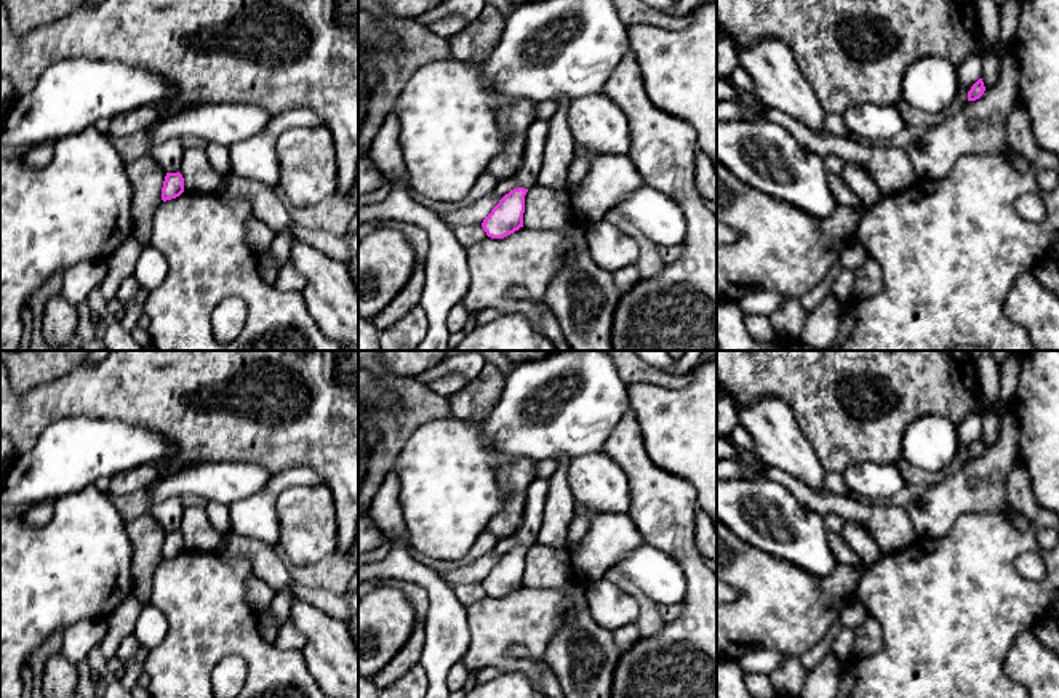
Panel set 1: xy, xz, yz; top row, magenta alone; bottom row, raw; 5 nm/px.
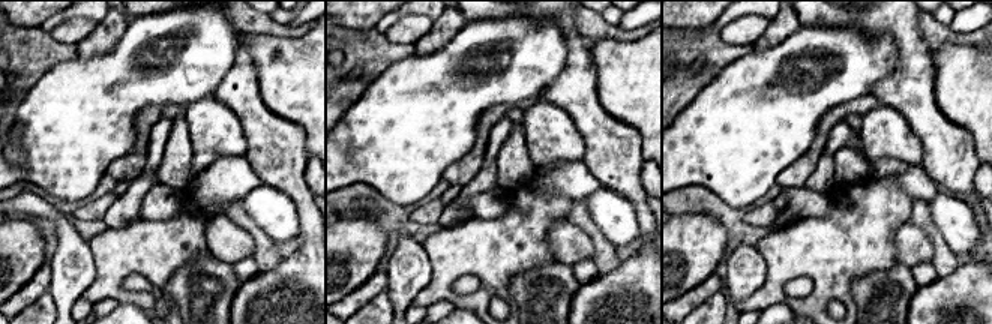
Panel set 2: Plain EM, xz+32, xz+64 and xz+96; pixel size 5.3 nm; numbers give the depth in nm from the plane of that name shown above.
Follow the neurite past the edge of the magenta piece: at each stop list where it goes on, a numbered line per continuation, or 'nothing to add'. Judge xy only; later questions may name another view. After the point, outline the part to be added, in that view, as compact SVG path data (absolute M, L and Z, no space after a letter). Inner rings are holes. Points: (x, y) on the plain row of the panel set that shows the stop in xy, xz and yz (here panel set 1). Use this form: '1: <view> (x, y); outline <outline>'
nothing to add

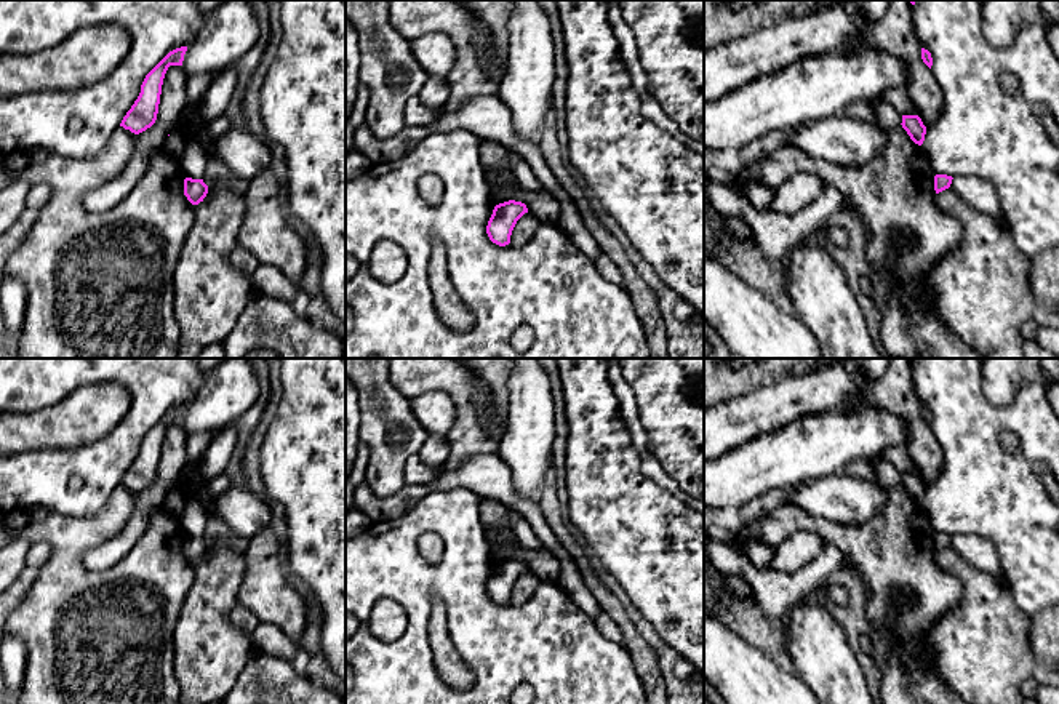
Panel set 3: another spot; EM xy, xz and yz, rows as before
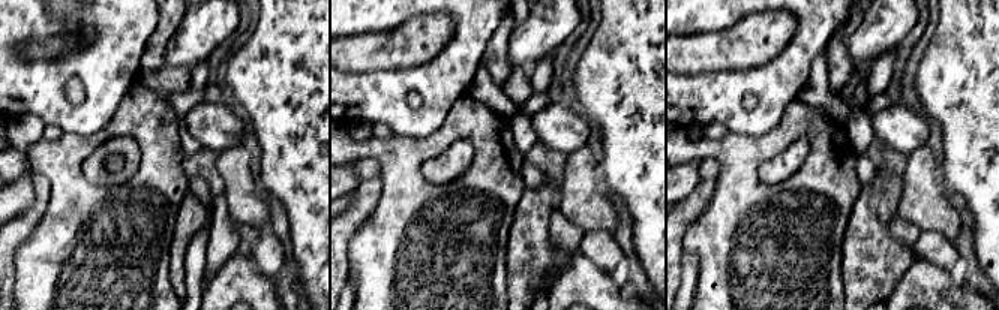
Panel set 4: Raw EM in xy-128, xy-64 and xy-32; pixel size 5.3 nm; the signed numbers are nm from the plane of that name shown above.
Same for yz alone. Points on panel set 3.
nothing to add

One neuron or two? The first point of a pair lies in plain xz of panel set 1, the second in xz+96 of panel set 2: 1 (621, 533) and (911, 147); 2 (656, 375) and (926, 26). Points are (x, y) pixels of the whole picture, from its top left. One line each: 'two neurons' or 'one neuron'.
1: two neurons
2: one neuron

